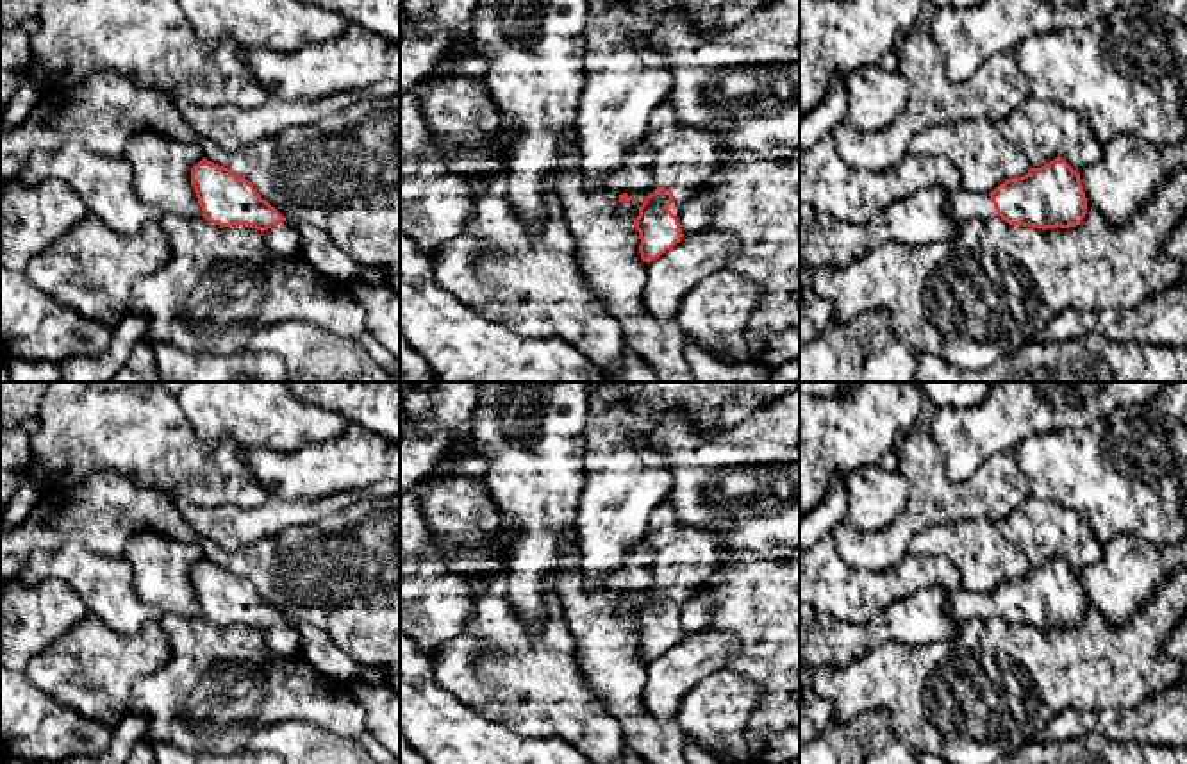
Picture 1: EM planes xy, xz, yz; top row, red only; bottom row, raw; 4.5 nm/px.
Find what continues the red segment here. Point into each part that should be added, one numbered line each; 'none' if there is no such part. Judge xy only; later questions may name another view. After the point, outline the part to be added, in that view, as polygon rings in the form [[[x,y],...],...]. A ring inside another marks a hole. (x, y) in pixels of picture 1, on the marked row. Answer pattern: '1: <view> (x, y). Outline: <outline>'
1: xy (282, 240). Outline: [[[286,220],[262,232],[268,248],[278,257],[300,255],[296,228]]]

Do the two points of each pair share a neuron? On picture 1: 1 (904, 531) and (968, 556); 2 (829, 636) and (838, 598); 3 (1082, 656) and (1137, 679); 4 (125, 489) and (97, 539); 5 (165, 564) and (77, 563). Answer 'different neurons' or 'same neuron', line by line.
1: different neurons
2: different neurons
3: same neuron
4: same neuron
5: different neurons

